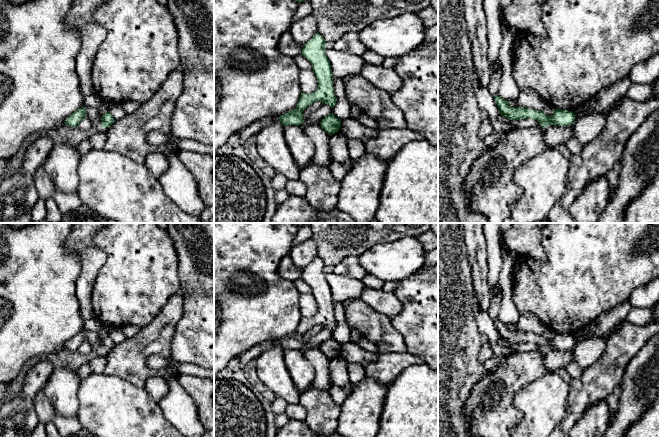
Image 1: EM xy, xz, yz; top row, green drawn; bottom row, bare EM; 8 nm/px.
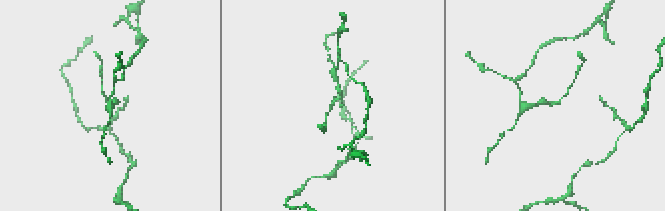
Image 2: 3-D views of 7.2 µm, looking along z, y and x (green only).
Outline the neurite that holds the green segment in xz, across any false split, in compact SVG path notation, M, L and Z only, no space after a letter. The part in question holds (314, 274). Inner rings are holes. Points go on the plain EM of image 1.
M317 256L308 266L303 269L302 279L311 286L313 296L318 305L318 312L315 316L301 317L296 332L278 343L283 350L298 349L305 346L303 335L316 325L333 332L337 326L333 311L333 298L330 285L325 278L326 266Z

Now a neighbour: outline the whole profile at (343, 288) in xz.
M327 268L325 278L330 285L333 301L341 303L360 298L366 287L361 280L337 275Z

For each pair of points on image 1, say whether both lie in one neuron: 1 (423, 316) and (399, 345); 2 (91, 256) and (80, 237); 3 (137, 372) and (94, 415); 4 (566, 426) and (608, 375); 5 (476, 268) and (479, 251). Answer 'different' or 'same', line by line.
1: different
2: same
3: different
4: same
5: same

